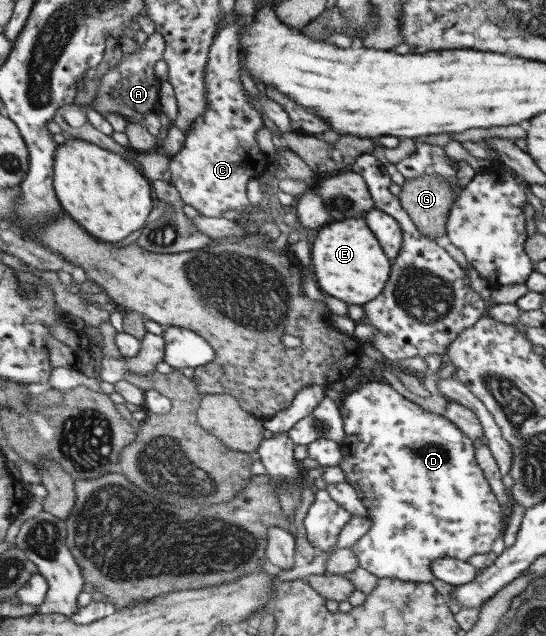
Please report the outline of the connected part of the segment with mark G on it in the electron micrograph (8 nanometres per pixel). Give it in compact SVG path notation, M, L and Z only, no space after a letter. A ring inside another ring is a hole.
M421 176L400 186L402 208L410 213L410 219L419 232L431 240L445 236L445 224L453 201L451 186L440 177Z

